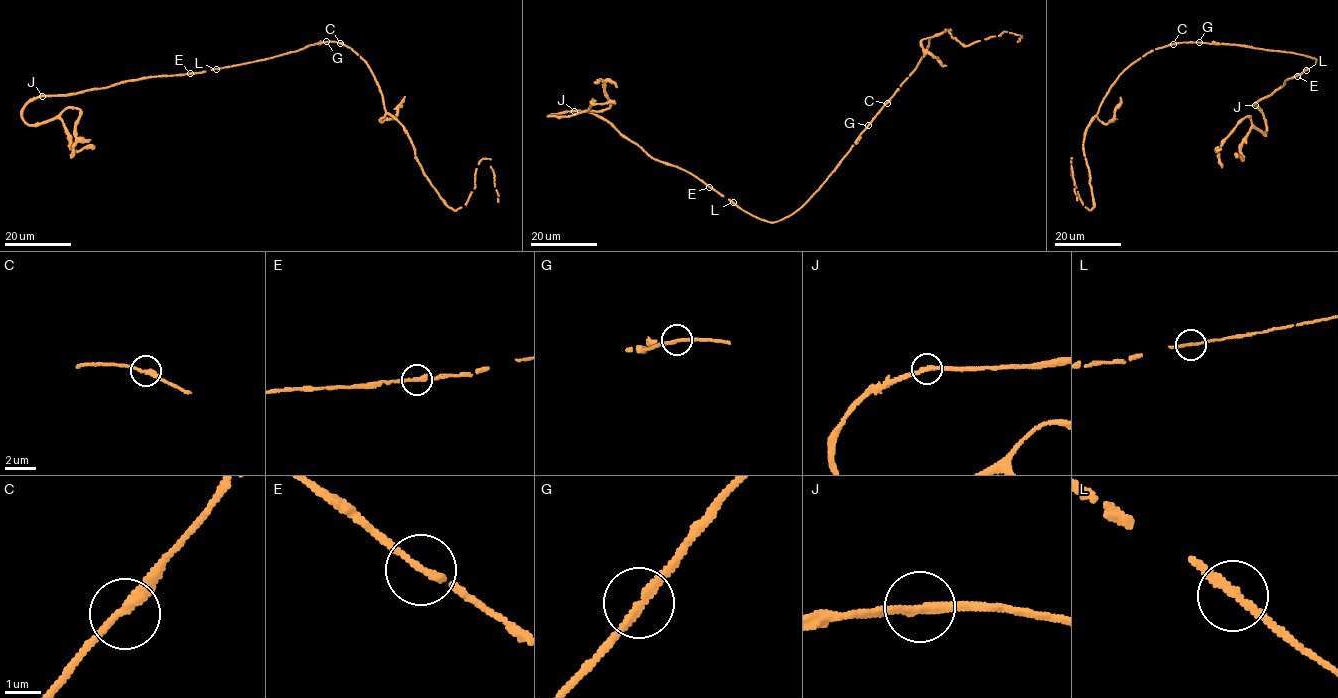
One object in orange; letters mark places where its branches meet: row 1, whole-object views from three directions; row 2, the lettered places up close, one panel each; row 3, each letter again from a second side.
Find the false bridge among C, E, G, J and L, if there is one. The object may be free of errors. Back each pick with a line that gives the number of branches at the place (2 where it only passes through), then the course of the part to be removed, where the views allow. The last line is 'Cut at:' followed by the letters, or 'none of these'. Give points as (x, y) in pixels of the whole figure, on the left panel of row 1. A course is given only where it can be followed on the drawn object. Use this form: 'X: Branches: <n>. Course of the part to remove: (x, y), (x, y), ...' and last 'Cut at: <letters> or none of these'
Cut at: none of these

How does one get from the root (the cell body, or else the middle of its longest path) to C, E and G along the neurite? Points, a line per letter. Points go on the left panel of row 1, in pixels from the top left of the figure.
C: (300, 49), (317, 43), (340, 42)
E: (300, 49), (264, 60), (190, 73)
G: (300, 49), (326, 41)

